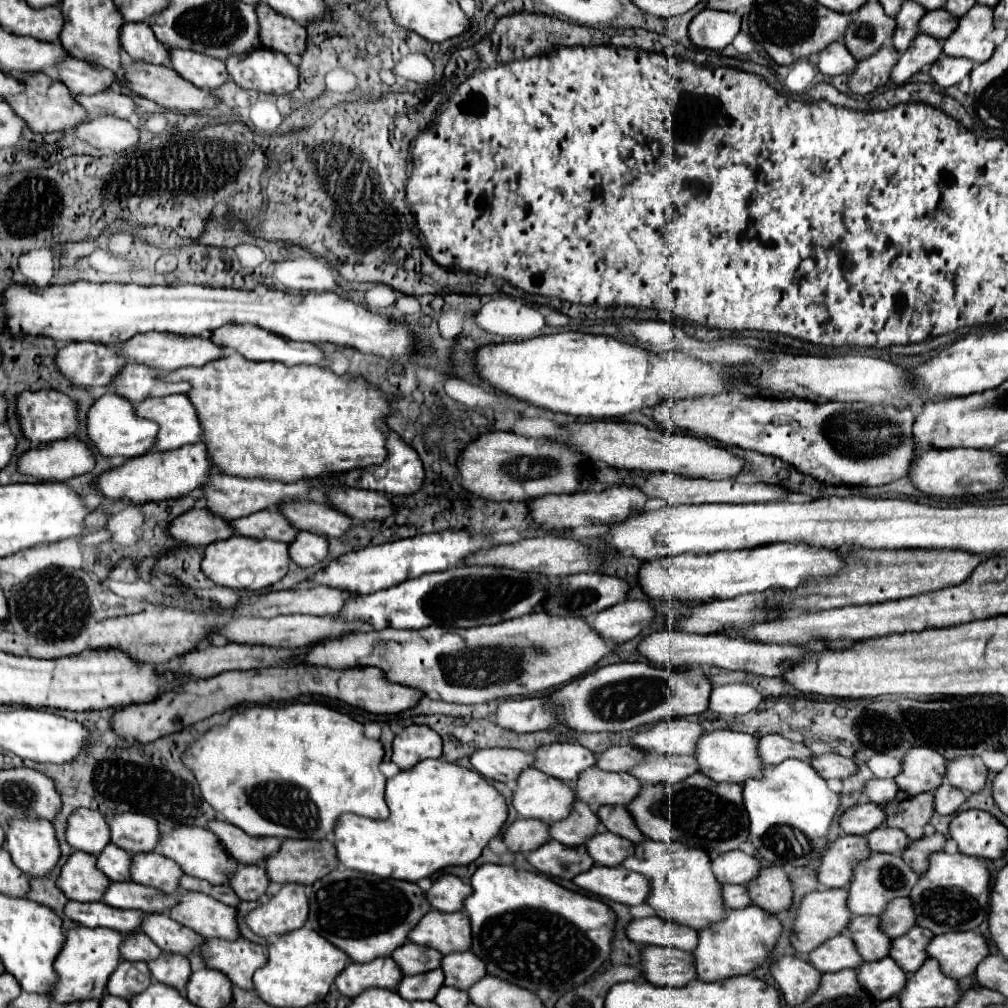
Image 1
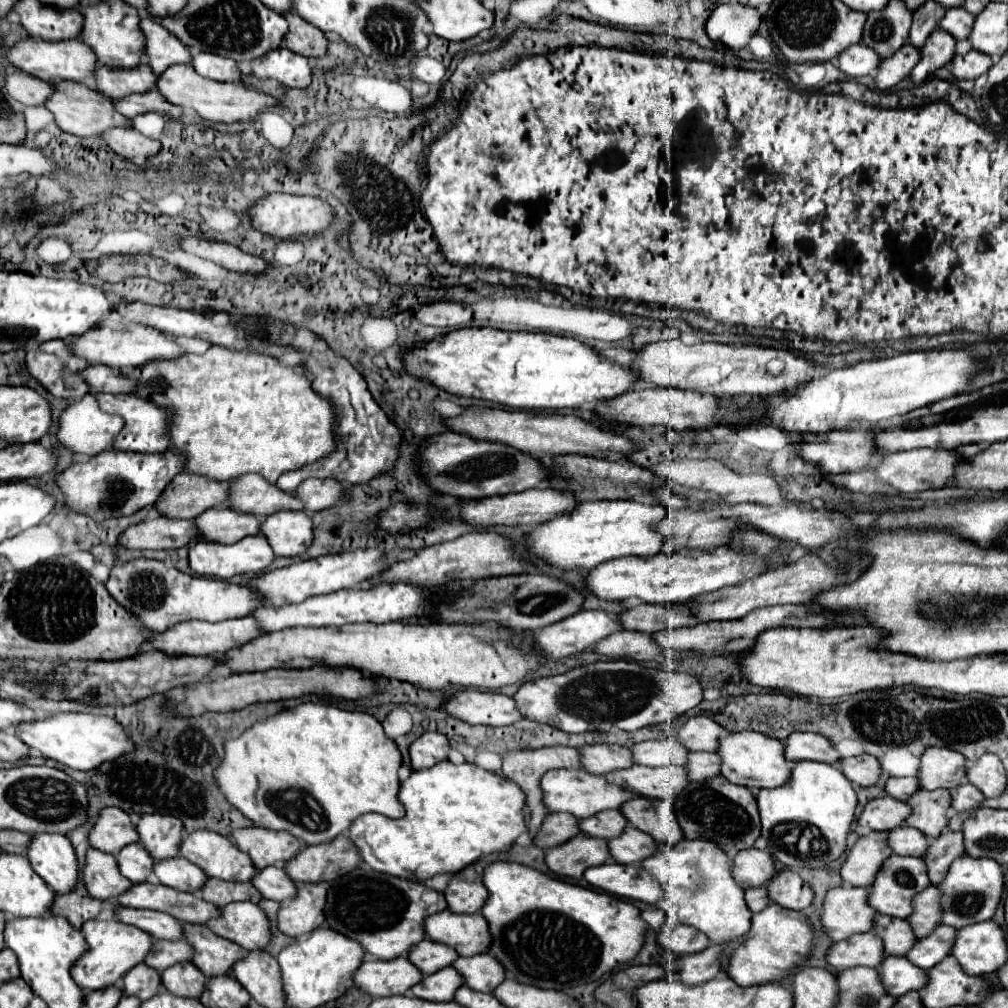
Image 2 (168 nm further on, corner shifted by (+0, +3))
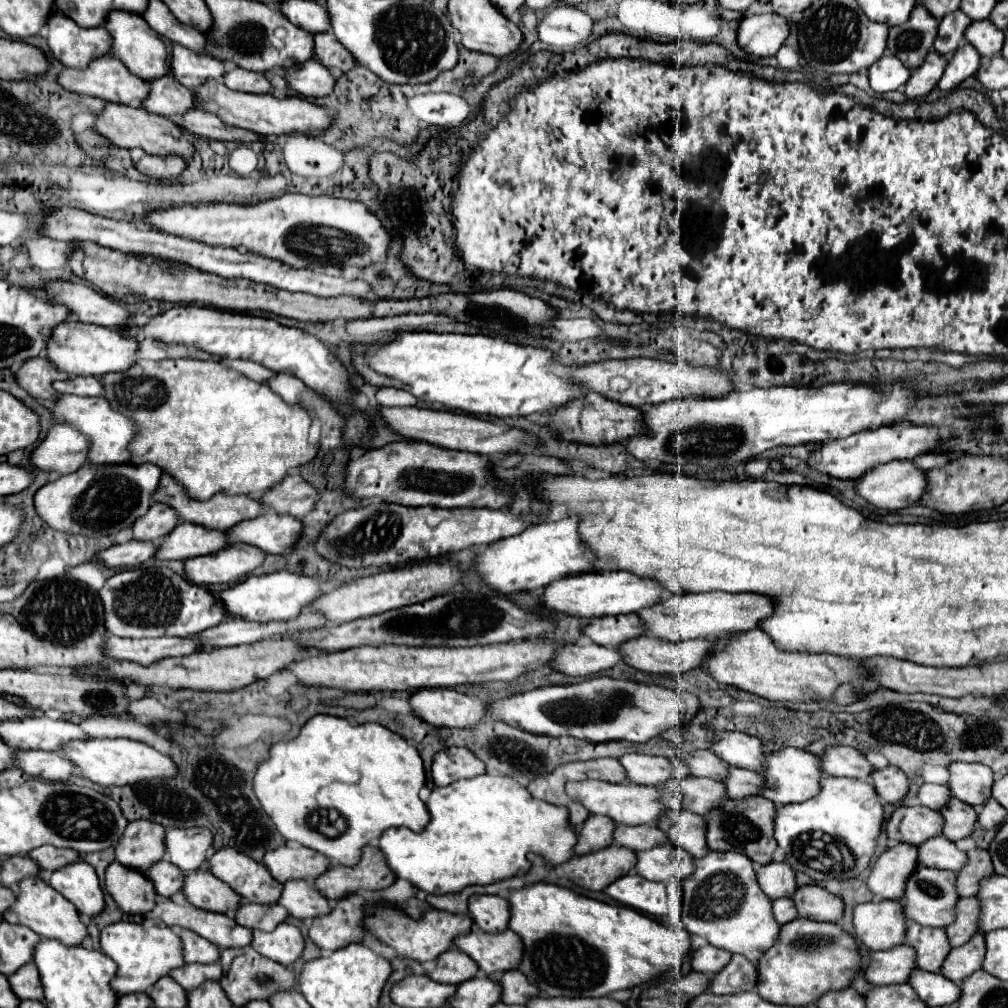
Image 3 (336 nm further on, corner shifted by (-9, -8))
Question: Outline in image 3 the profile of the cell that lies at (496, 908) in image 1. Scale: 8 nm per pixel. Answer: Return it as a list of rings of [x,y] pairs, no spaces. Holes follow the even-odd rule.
[[[532,884],[522,890],[512,890],[508,896],[512,918],[510,930],[524,942],[524,958],[520,972],[536,984],[548,996],[606,996],[616,990],[634,988],[656,976],[680,968],[690,952],[690,934],[686,930],[670,930],[658,924],[650,916],[636,912],[628,906],[604,904],[586,896],[580,896],[568,888],[556,884]]]

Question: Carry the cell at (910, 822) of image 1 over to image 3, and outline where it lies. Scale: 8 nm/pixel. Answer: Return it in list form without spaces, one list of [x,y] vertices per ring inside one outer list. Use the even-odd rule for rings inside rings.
[[[952,798],[950,804],[946,808],[942,808],[940,812],[942,812],[944,820],[946,820],[942,834],[948,840],[956,842],[956,840],[962,840],[962,838],[966,838],[966,836],[970,836],[974,832],[978,812],[970,804],[964,804],[962,800]]]

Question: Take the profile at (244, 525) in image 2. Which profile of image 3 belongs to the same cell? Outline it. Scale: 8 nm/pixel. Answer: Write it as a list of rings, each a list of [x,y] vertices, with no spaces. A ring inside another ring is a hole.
[[[180,522],[158,546],[156,560],[186,560],[194,556],[214,554],[228,542],[220,530],[210,530],[190,522]]]

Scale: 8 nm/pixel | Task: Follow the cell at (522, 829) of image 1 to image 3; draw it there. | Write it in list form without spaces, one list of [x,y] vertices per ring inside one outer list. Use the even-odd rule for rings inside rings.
[[[590,816],[580,828],[578,828],[578,844],[574,852],[578,856],[602,850],[612,842],[612,832],[616,830],[616,822],[608,820],[608,816]]]

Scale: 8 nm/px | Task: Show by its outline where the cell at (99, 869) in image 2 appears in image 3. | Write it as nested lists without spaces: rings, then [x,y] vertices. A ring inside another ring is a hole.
[[[112,862],[106,870],[106,890],[112,894],[116,904],[128,914],[146,914],[156,902],[156,888],[146,874],[126,868],[120,862]]]

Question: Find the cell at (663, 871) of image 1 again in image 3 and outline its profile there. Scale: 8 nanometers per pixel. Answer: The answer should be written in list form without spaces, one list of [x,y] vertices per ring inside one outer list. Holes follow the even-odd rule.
[[[710,852],[698,858],[696,872],[688,876],[682,900],[682,920],[690,934],[706,938],[712,946],[760,960],[780,934],[780,924],[772,916],[772,900],[758,886],[752,860],[742,852]]]

